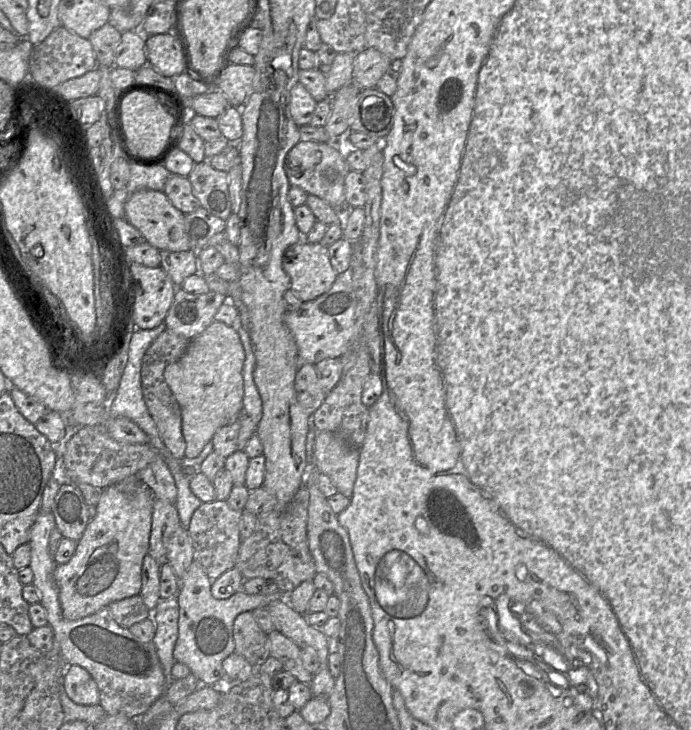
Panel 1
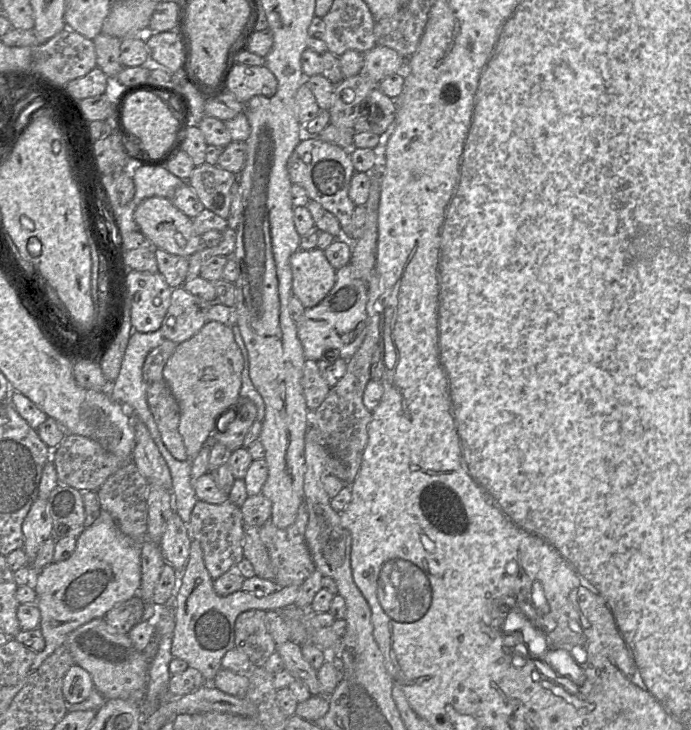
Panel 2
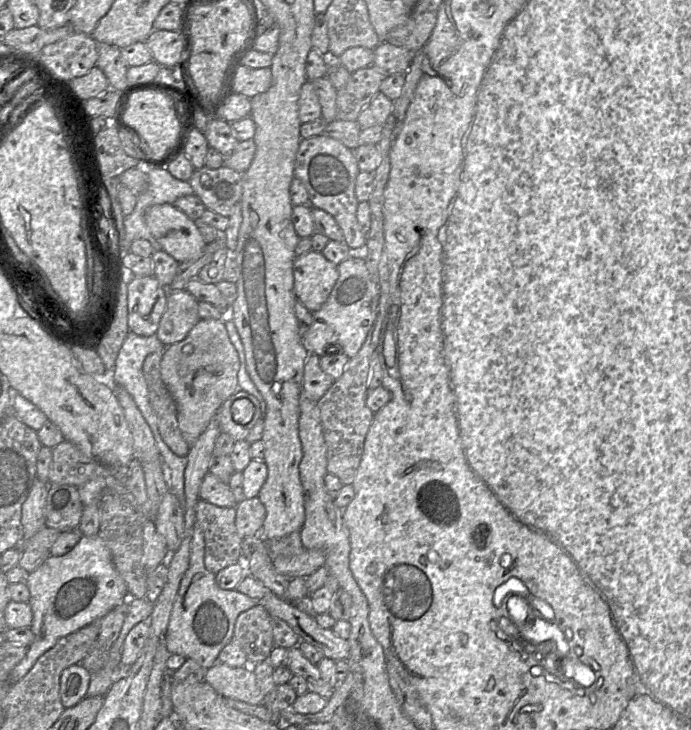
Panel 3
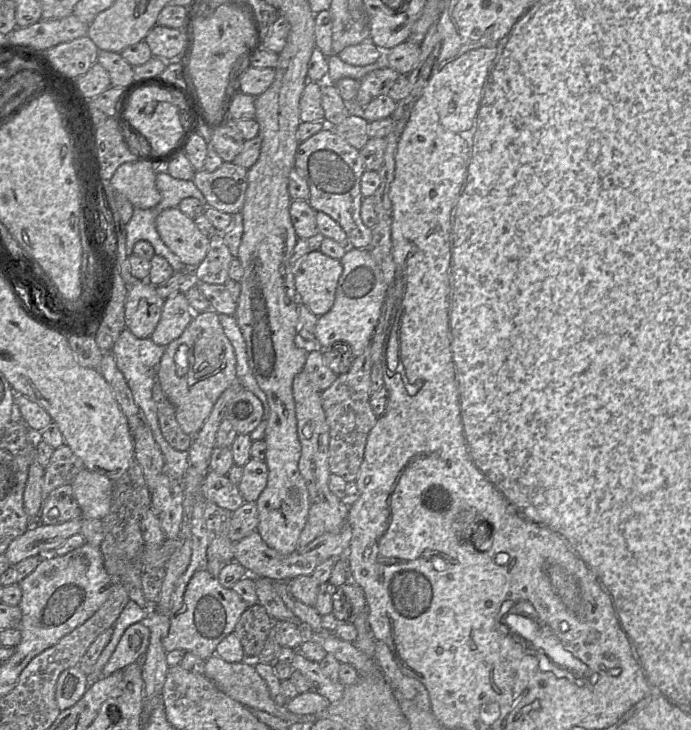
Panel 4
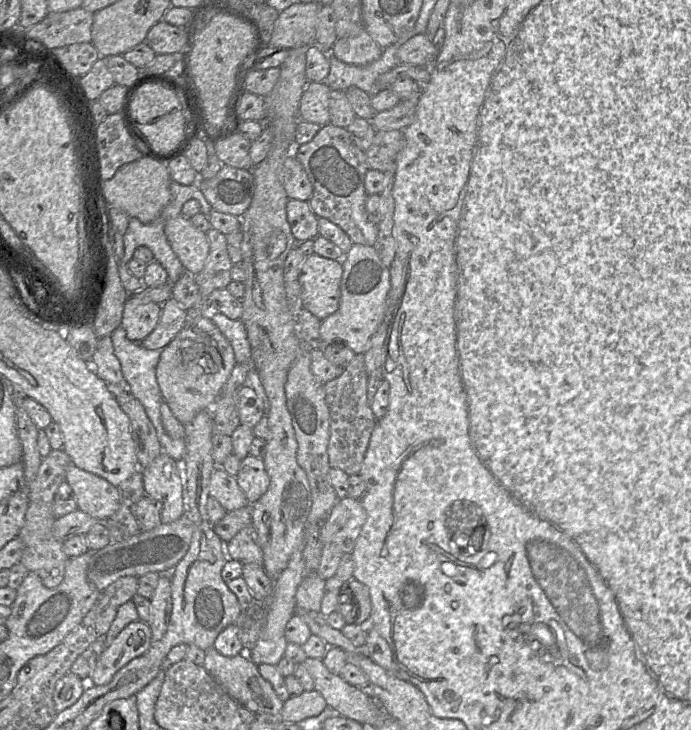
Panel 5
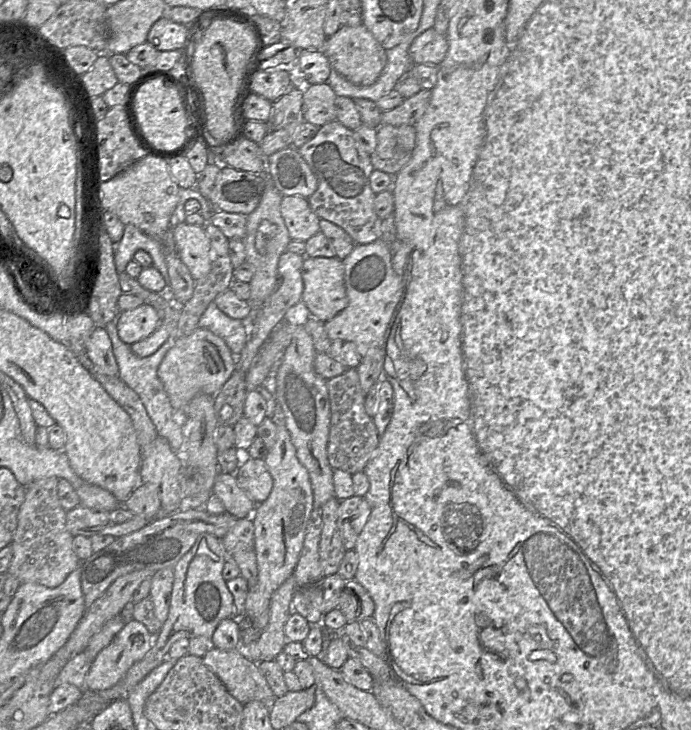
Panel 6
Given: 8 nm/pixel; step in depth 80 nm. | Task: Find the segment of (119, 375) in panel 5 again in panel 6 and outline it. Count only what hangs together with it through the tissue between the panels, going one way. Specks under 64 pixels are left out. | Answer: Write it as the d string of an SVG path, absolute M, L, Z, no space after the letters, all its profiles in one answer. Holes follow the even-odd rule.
M95 326L85 343L85 353L94 369L108 376L119 376L112 342L104 327Z

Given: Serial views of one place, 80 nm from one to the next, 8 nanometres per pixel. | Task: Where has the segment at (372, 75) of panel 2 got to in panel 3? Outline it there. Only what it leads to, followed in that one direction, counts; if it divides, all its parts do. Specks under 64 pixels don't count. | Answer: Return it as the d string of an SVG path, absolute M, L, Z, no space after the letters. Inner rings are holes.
M381 41L373 51L373 65L384 71L385 76L406 73L414 57L414 52L386 41Z

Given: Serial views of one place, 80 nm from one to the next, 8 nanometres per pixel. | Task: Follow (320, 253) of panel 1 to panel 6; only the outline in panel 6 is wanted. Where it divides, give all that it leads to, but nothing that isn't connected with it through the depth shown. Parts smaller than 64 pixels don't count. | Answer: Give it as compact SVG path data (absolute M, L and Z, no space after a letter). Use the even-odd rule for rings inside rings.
M306 257L303 260L301 275L303 280L303 292L301 297L300 314L304 311L305 314L322 322L327 322L347 307L348 297L344 285L344 265L342 260L337 257Z

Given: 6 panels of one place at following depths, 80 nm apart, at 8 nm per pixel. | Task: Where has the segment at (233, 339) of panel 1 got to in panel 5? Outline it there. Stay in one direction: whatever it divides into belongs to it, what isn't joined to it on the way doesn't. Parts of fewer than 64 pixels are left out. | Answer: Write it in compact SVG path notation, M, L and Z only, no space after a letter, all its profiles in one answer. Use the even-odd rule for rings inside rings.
M210 314L187 324L164 348L157 365L156 380L163 400L169 405L173 415L181 424L187 425L200 411L213 408L236 363L231 343L214 324Z

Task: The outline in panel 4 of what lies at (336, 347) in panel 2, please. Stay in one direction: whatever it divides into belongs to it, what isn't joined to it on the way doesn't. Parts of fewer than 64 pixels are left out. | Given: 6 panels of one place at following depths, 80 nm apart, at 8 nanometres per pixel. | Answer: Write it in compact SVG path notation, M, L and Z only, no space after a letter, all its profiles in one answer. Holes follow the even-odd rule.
M349 247L340 262L343 271L338 280L334 303L326 314L318 317L315 342L323 351L343 342L349 346L353 356L357 357L370 346L370 340L382 313L388 285L367 249Z

